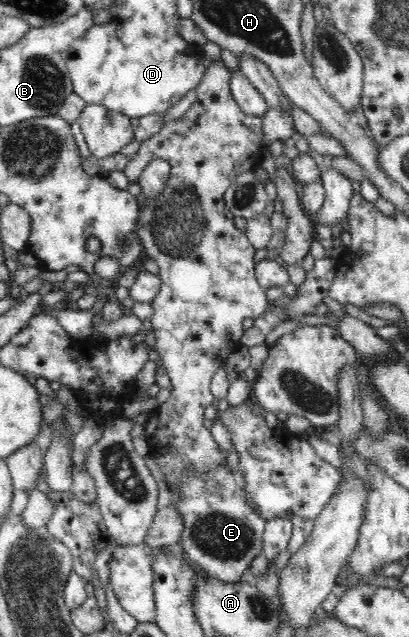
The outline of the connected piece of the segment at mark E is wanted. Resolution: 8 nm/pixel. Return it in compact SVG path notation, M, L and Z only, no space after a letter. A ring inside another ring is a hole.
M227 462L218 471L206 476L190 472L180 483L177 492L180 502L171 505L183 518L185 529L179 544L189 559L210 577L224 583L238 583L263 549L265 520L251 509L244 481L239 467L232 470Z

